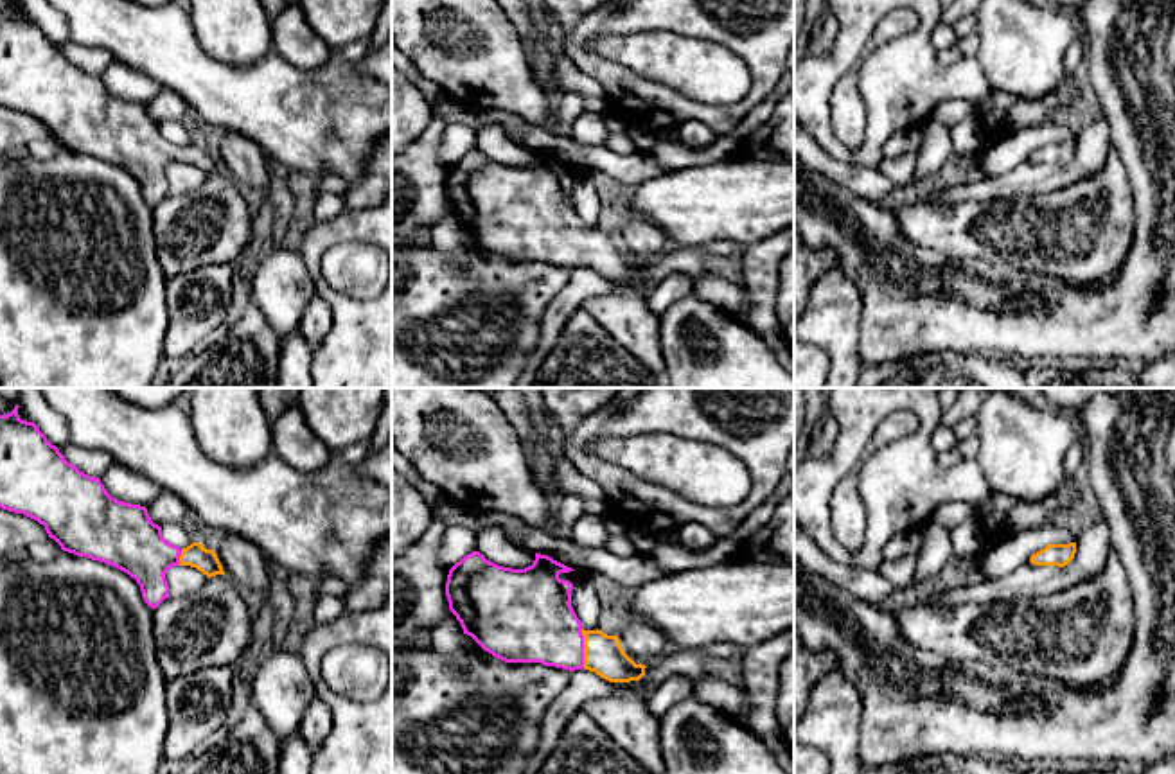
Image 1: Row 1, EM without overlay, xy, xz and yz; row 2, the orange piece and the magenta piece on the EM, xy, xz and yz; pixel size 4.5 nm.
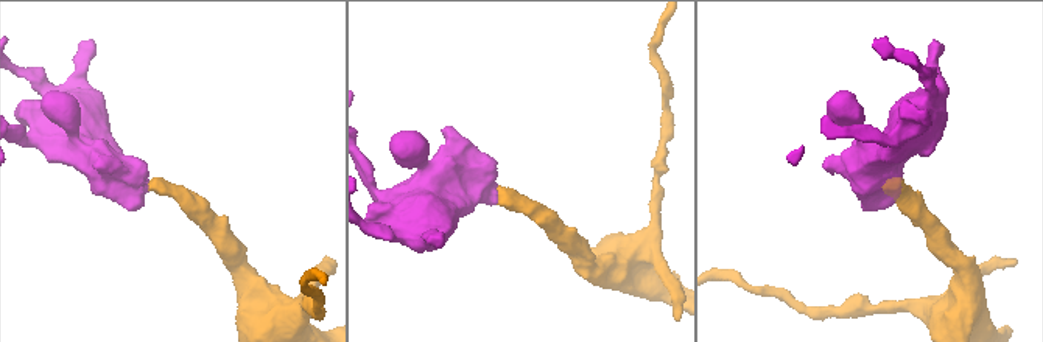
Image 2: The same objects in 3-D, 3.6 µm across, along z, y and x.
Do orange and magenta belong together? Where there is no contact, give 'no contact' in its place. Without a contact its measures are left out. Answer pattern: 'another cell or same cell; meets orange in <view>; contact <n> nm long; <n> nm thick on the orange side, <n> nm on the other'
same cell; meets orange in xz; contact 180 nm long; 180 nm thick on the orange side, 360 nm on the other

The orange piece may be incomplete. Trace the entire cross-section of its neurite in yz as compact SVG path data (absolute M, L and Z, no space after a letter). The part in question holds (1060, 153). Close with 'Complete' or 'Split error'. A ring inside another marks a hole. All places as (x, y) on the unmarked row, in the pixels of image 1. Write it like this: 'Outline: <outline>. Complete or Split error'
Outline: M1076 140L1047 142L1044 147L1031 153L1029 160L1035 163L1067 163L1076 151Z. Complete

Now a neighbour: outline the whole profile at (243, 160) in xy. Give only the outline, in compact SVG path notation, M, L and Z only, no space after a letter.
M219 131L214 135L214 149L225 172L237 185L255 189L269 185L271 163L257 142L235 131Z

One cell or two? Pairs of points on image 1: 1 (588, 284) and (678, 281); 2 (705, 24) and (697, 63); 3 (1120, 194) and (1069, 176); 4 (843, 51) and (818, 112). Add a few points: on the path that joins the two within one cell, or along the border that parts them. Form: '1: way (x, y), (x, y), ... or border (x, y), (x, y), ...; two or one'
1: border (694, 277), (669, 273), (645, 297); two
2: border (660, 29), (723, 43), (739, 58); two
3: border (1109, 151), (1104, 164), (1091, 175), (1039, 196); two
4: way (832, 65), (818, 79), (818, 97); one

